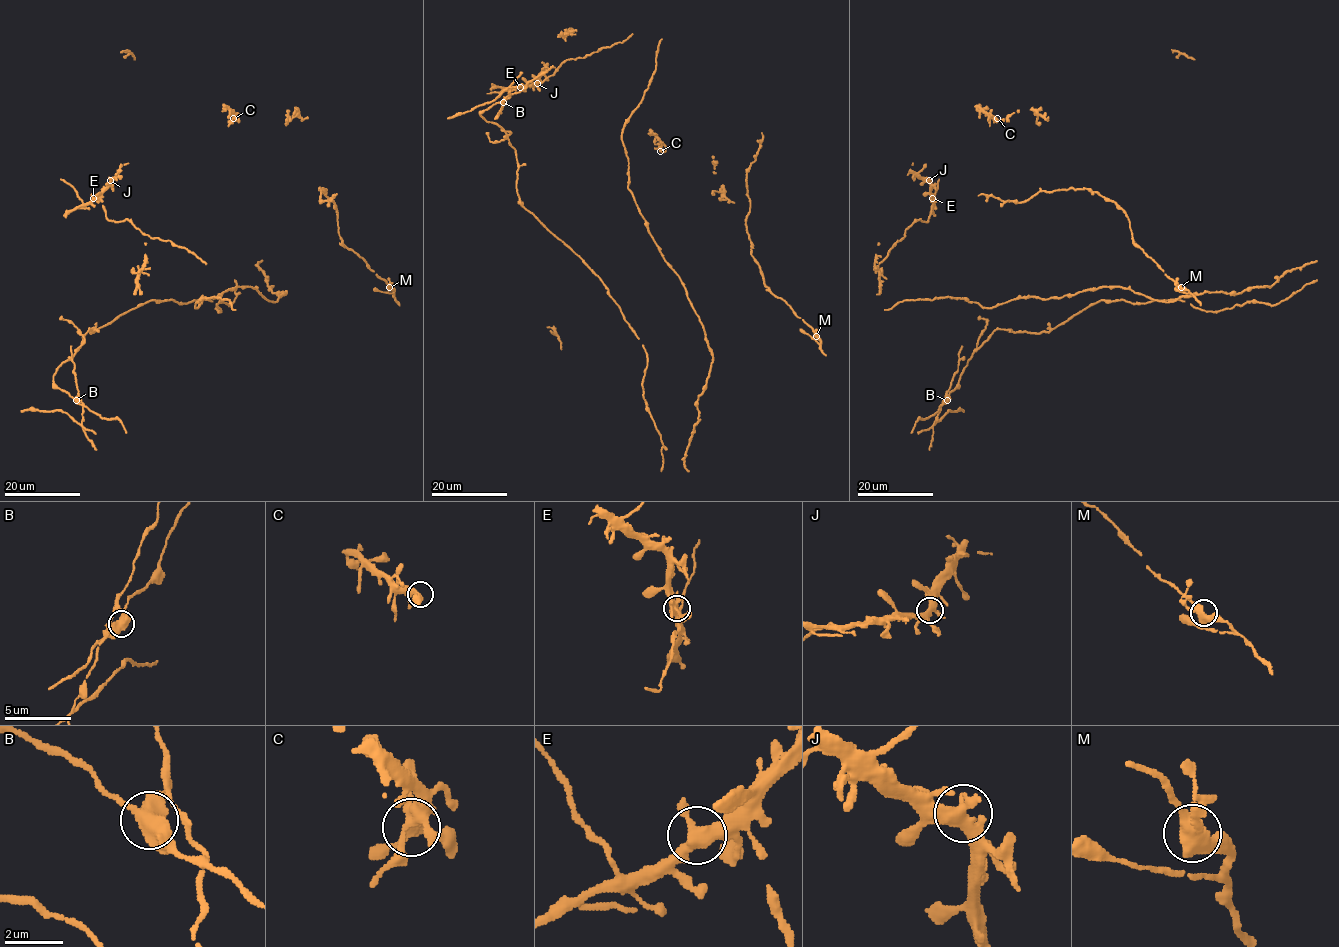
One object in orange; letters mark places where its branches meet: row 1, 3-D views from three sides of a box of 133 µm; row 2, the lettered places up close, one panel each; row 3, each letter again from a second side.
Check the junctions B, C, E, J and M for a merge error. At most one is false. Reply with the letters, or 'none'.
B

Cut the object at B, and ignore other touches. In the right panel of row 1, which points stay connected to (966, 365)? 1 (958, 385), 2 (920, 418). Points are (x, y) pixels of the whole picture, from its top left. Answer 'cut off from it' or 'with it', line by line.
1: with it
2: with it

